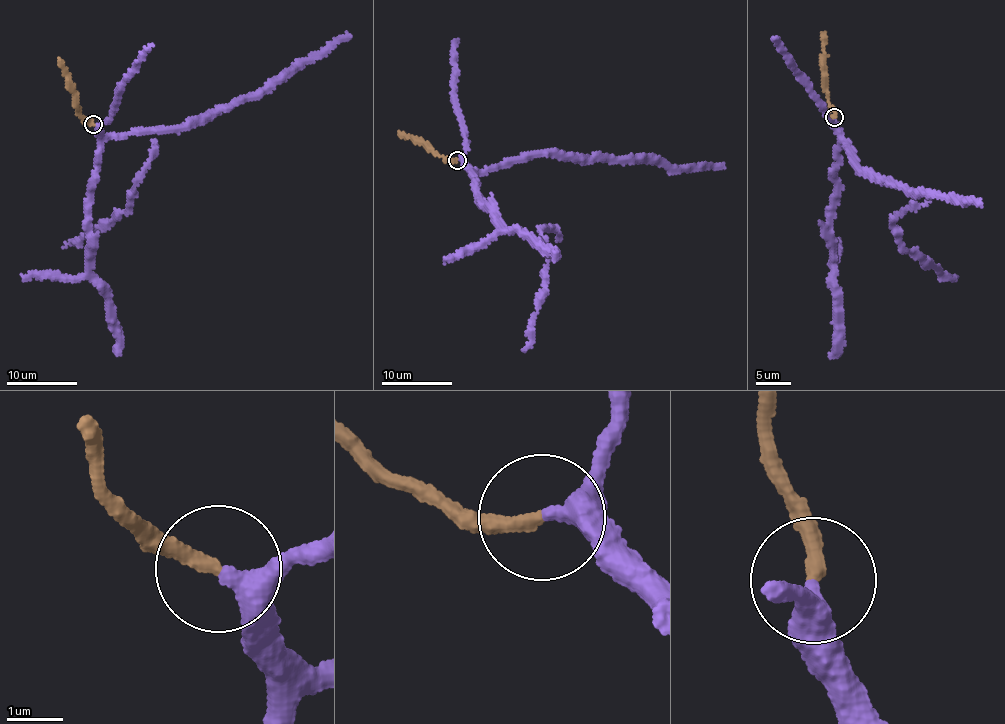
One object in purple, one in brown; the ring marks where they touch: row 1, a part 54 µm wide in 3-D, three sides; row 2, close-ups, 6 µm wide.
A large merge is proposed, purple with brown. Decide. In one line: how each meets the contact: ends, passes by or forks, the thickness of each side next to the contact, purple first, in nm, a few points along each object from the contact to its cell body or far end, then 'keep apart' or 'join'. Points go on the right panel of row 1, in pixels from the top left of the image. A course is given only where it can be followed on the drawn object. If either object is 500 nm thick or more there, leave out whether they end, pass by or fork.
purple passes by | brown ends | 280/280 nm | purple via (834, 117), (836, 131), (869, 178), (886, 180), (914, 195), (951, 198), (958, 204), (980, 202) | brown via (834, 117), (824, 61), (826, 31) | join

